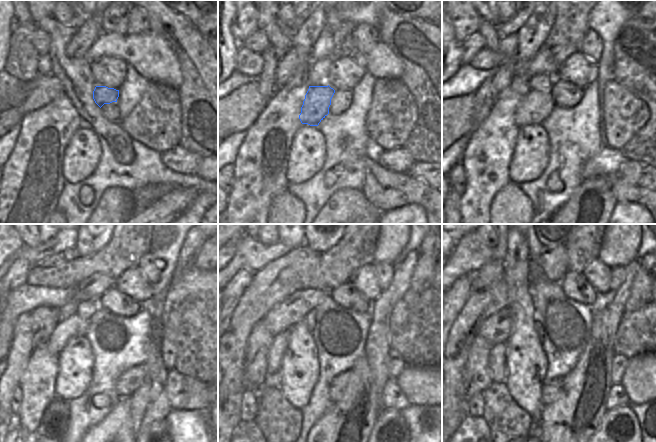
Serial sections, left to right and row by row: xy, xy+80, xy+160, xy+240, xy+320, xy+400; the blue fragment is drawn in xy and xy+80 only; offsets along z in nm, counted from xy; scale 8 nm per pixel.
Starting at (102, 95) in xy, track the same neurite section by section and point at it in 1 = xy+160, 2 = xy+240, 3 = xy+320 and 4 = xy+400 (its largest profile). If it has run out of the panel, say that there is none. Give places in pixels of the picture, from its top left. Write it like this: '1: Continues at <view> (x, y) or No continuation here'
1: Continues at xy+160 (535, 107)
2: Continues at xy+240 (73, 326)
3: Continues at xy+320 (280, 342)
4: Continues at xy+400 (497, 354)

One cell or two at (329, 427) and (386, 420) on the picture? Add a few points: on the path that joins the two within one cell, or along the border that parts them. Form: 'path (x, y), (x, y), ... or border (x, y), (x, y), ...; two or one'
border (382, 409), (370, 431); two

